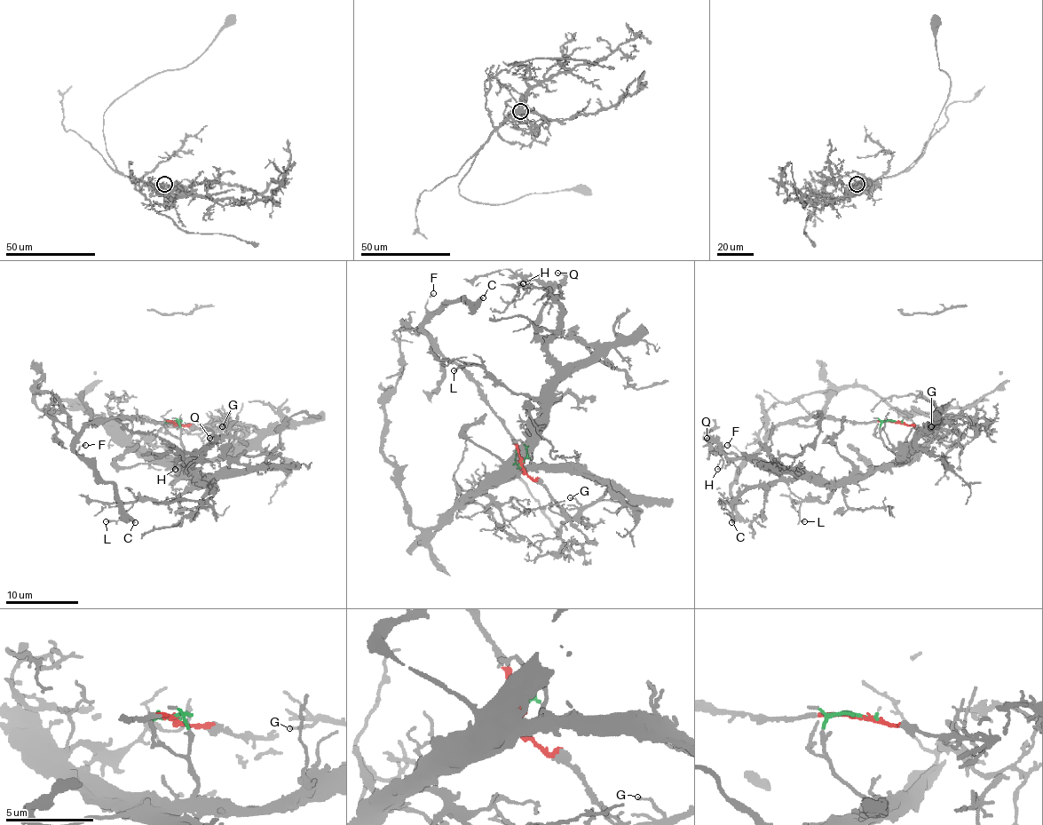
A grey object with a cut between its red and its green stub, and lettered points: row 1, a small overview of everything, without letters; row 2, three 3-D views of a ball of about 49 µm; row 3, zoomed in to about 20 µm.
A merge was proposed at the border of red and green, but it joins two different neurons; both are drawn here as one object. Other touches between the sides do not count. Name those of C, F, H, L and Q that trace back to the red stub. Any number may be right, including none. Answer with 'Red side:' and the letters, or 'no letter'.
Red side: C, F

